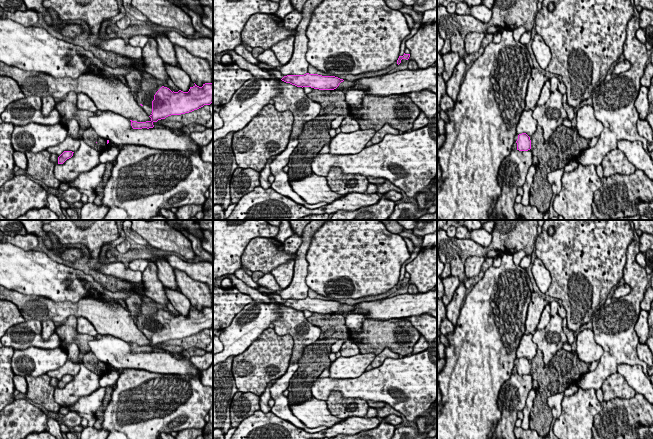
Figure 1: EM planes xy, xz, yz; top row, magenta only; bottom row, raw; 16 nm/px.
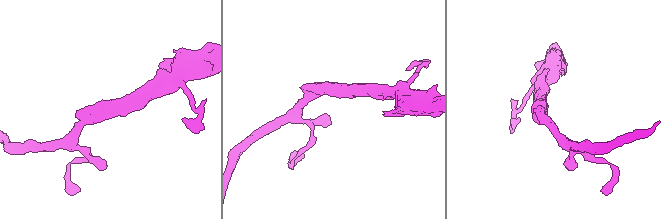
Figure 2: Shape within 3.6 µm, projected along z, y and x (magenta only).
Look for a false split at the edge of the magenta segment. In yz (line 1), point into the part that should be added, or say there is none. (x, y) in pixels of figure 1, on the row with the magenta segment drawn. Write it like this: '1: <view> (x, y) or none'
1: none

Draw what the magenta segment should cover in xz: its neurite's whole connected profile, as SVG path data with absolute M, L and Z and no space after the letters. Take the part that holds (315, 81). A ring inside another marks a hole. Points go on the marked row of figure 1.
M260 62L258 67L267 71L272 72L278 79L295 85L297 87L311 87L319 90L334 90L336 89L343 79L340 79L335 76L322 76L318 74L309 74L304 75L287 75L283 76L276 67L270 66L266 63Z

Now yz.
M526 133L519 134L516 143L517 150L519 151L528 151L531 149L531 140Z

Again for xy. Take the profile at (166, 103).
M205 83L202 87L195 84L188 92L172 92L167 87L159 86L153 91L137 92L135 100L151 120L130 120L131 126L133 129L149 129L154 127L154 122L168 116L189 113L204 105L210 105L213 102L213 83Z

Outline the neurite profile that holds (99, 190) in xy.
M107 162L106 167L105 167L105 171L102 177L102 183L100 185L97 186L96 190L94 191L96 194L96 198L93 201L94 204L97 205L101 205L102 202L102 198L103 198L103 186L105 185L105 183L107 182L108 178L111 175L111 170L112 167L114 165L115 162Z

